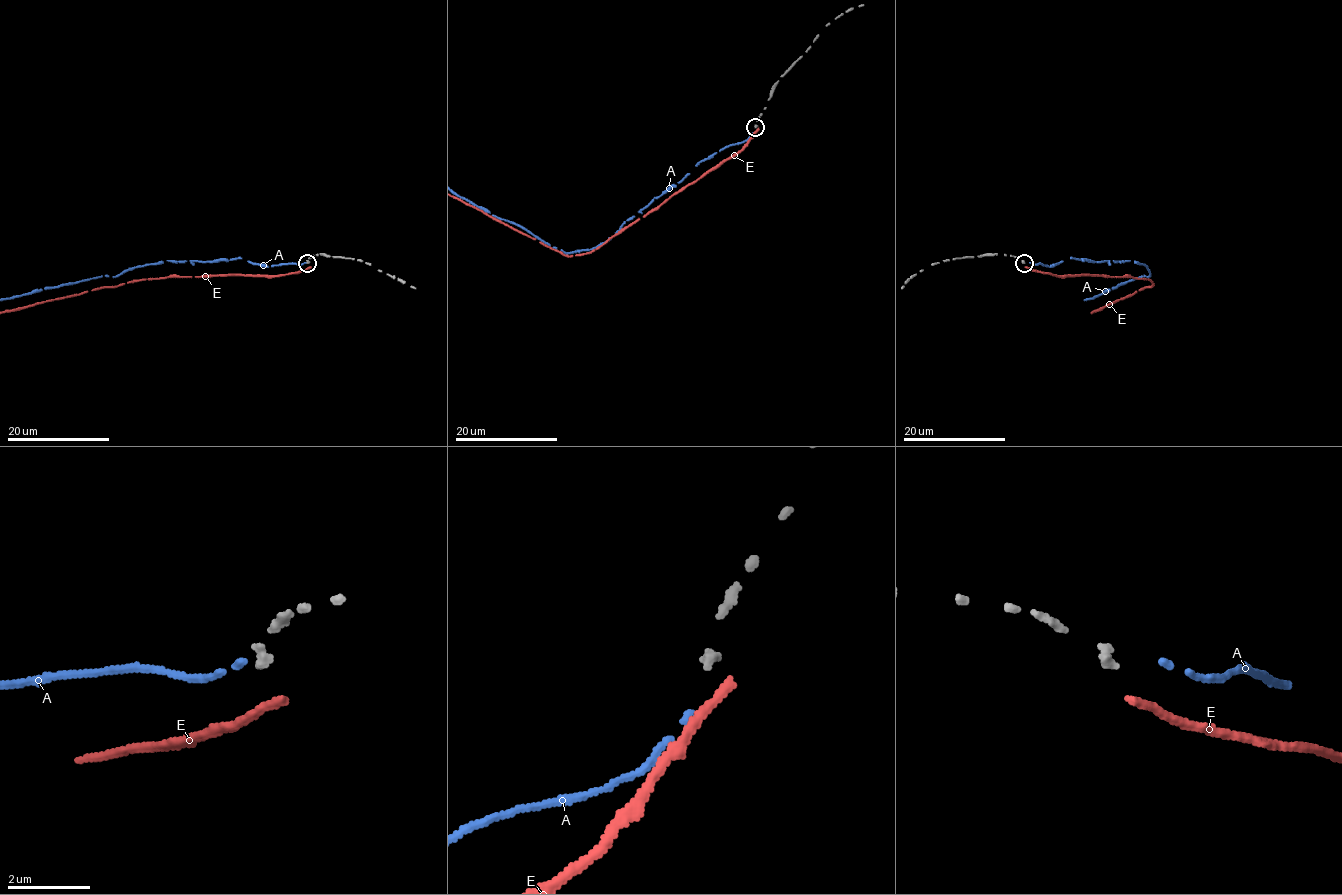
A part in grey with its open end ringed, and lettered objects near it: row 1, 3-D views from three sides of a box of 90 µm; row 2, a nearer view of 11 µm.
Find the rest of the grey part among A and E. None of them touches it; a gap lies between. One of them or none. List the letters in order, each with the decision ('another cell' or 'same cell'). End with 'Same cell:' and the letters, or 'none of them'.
A: same cell
E: another cell
Same cell: A

